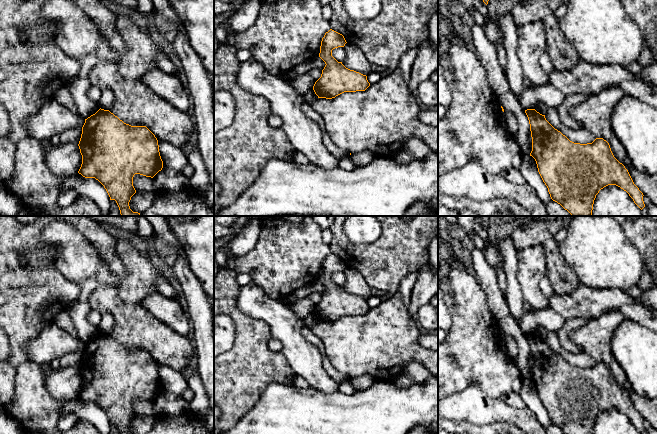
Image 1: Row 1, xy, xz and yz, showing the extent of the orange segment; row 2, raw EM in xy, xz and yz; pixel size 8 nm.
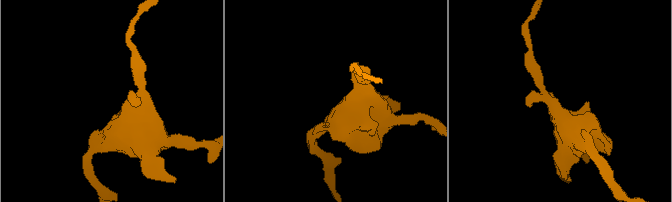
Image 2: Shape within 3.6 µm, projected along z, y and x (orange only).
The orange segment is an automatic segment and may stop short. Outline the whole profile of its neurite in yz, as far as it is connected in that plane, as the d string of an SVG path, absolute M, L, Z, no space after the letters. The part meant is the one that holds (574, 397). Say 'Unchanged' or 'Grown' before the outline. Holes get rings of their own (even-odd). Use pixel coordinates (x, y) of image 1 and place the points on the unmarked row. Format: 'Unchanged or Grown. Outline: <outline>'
Unchanged. Outline: M527 333L525 337L532 361L530 380L535 383L538 396L553 425L565 434L593 434L599 415L608 409L616 409L626 415L641 434L645 431L643 417L634 408L625 390L614 381L606 364L596 362L592 367L574 367L555 353L545 339L535 333Z

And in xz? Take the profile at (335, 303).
Unchanged. Outline: M332 253L322 262L319 281L326 289L313 310L318 322L332 323L344 316L365 315L370 310L366 299L346 292L332 280L333 273L346 267L344 260Z

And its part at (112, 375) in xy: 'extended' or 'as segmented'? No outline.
as segmented

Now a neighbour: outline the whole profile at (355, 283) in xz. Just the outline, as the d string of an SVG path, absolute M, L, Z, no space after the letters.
M346 267L343 271L346 275L346 281L342 288L356 296L359 296L363 299L368 299L371 297L371 287L366 282L365 278L354 268Z

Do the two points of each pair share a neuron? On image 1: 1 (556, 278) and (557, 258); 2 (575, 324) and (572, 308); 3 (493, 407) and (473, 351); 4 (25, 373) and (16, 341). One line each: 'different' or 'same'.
1: same
2: different
3: different
4: different

